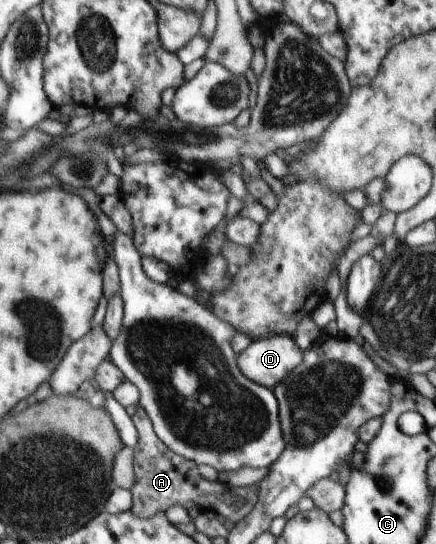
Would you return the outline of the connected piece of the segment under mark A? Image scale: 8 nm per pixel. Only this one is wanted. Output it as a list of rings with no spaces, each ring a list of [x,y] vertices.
[[[138,408],[132,420],[138,431],[138,441],[132,444],[134,448],[132,462],[136,475],[135,485],[130,489],[132,493],[130,511],[133,515],[149,519],[159,512],[165,513],[171,506],[180,505],[186,510],[197,507],[201,513],[210,511],[213,514],[221,514],[236,523],[255,507],[258,498],[257,484],[240,488],[231,486],[223,497],[225,503],[221,503],[222,482],[203,479],[196,463],[170,450],[157,434],[153,433],[152,421],[143,408]]]

